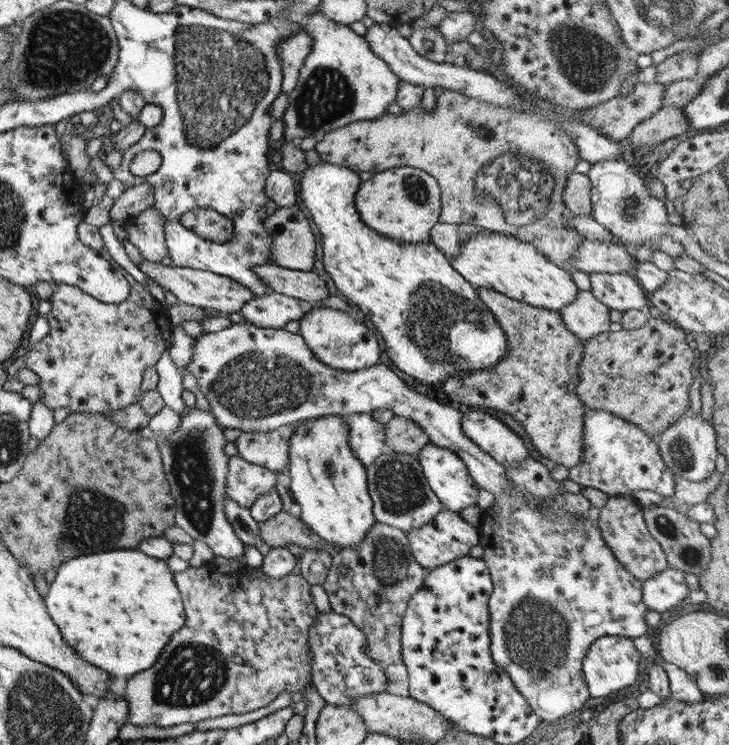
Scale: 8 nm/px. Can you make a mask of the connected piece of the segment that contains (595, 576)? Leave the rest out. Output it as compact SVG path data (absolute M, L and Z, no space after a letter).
M527 456L517 466L504 467L511 480L511 493L499 493L493 503L482 511L476 528L479 544L483 546L481 560L485 562L492 582L488 598L489 655L501 667L525 702L540 718L542 724L554 724L579 710L589 698L581 661L589 645L597 638L613 635L634 639L653 630L645 623L647 606L641 598L641 585L615 558L603 541L597 526L586 518L548 516L537 500L561 494L560 481L549 477L549 470L540 461Z

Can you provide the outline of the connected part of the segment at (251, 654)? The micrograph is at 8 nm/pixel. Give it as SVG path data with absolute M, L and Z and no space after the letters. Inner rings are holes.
M213 563L201 565L199 567L187 566L183 572L172 573L177 590L182 600L184 608L185 620L182 627L169 638L167 646L163 648L163 652L159 654L157 662L147 668L145 672L139 671L130 679L127 679L127 685L123 691L127 707L129 707L128 722L135 727L147 727L147 725L155 725L156 727L173 727L185 723L198 723L209 718L217 718L225 715L239 715L257 710L261 706L269 704L281 692L293 693L303 688L307 682L311 680L311 668L309 668L309 627L313 623L313 617L317 615L315 605L313 605L310 595L310 584L303 580L300 575L293 572L282 576L280 579L269 578L263 572L257 576L250 573L247 566L241 567L238 571L227 574L219 570ZM231 656L240 656L241 664L235 664L231 661Z

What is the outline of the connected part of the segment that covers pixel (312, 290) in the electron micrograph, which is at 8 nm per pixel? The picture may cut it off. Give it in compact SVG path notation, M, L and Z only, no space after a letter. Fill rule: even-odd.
M272 263L252 266L252 272L269 286L272 292L309 302L314 306L317 301L329 295L327 285L315 274L274 266Z

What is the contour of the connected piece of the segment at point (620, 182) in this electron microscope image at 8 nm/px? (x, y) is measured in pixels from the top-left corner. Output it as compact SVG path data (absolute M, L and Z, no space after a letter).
M623 159L601 160L590 165L586 172L590 180L591 212L595 222L604 226L618 243L656 243L660 235L675 236L673 224L667 221L667 212L662 199L647 188L632 168Z

